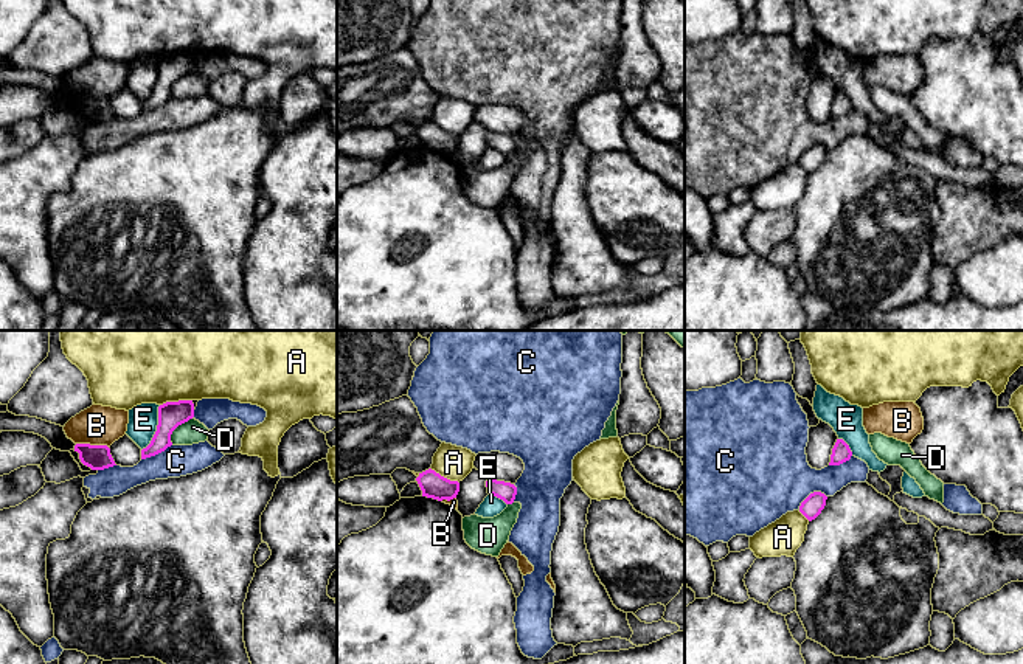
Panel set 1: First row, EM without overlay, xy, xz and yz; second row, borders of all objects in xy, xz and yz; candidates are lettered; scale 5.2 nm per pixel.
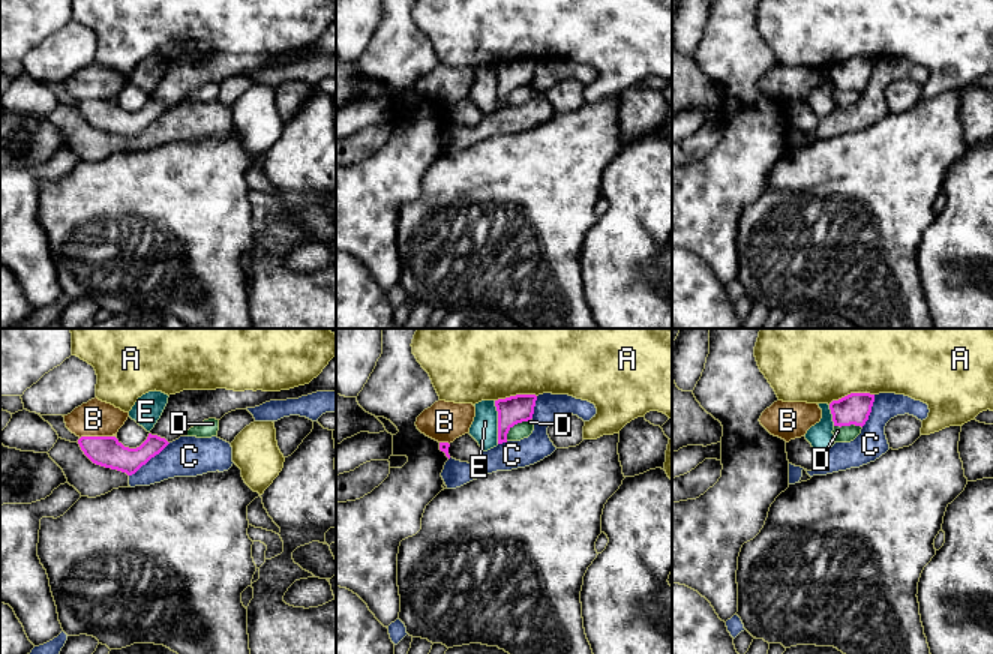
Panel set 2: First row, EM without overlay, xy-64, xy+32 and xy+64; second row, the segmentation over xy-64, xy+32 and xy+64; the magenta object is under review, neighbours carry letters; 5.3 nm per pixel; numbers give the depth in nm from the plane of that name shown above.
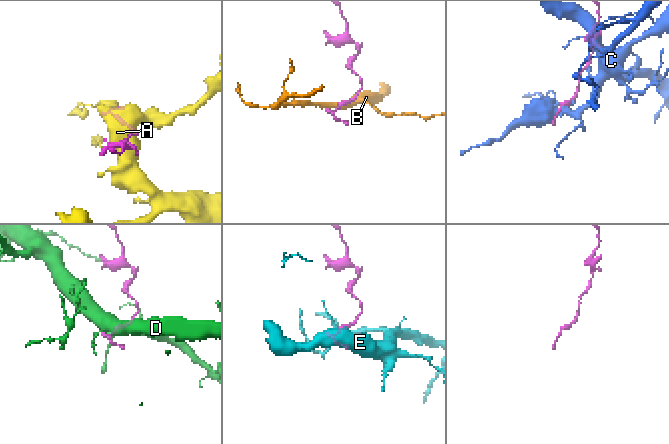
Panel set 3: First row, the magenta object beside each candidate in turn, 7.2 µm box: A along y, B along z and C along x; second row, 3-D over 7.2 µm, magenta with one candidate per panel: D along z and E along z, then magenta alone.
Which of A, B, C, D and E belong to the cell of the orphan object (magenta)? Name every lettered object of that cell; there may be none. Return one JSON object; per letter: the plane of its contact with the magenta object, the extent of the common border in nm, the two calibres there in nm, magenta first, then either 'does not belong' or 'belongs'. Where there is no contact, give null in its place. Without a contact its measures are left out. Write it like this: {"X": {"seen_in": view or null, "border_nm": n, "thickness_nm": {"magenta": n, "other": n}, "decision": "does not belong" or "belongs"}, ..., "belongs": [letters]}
{"A": {"seen_in": "xy", "border_nm": 170, "thickness_nm": {"magenta": 140, "other": 480}, "decision": "does not belong"}, "B": {"seen_in": "xy", "border_nm": 170, "thickness_nm": {"magenta": 130, "other": 200}, "decision": "does not belong"}, "C": {"seen_in": "yz", "border_nm": 170, "thickness_nm": {"magenta": 110, "other": 440}, "decision": "does not belong"}, "D": {"seen_in": "xy", "border_nm": 190, "thickness_nm": {"magenta": 140, "other": 120}, "decision": "does not belong"}, "E": {"seen_in": "xy", "border_nm": 260, "thickness_nm": {"magenta": 140, "other": 160}, "decision": "does not belong"}, "belongs": []}

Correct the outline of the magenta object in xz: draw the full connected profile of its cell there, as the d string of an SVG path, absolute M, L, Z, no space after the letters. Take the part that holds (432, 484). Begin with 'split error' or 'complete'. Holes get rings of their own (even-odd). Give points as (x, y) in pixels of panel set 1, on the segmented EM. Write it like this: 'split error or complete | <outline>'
complete | M432 469L419 473L416 481L422 490L422 496L433 498L438 501L442 501L442 500L450 501L450 500L456 498L456 495L459 492L458 481L450 481Z

